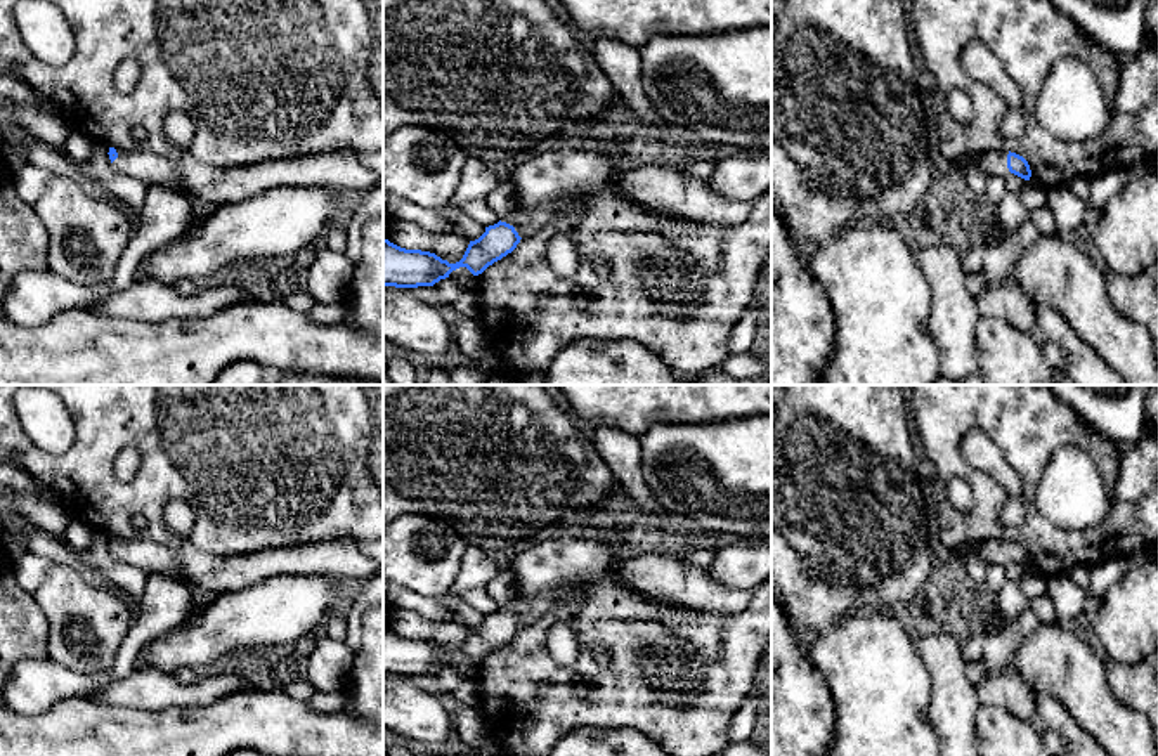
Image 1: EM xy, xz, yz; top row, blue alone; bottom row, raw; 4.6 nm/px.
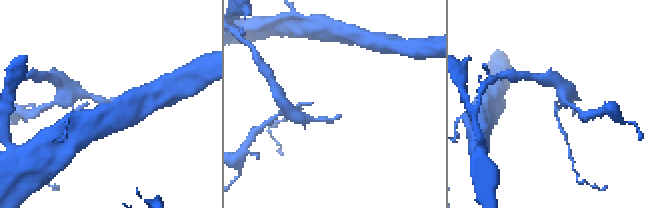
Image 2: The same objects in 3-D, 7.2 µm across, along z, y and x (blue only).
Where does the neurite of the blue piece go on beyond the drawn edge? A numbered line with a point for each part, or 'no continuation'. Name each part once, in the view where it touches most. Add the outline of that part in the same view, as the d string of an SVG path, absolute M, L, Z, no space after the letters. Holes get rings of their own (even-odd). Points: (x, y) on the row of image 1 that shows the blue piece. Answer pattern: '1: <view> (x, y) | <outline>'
1: xz (526, 221) | M558 198L534 208L517 206L504 217L499 217L499 220L513 225L520 238L530 238L556 215L565 215L570 227L577 227L581 222L579 206L567 198Z

